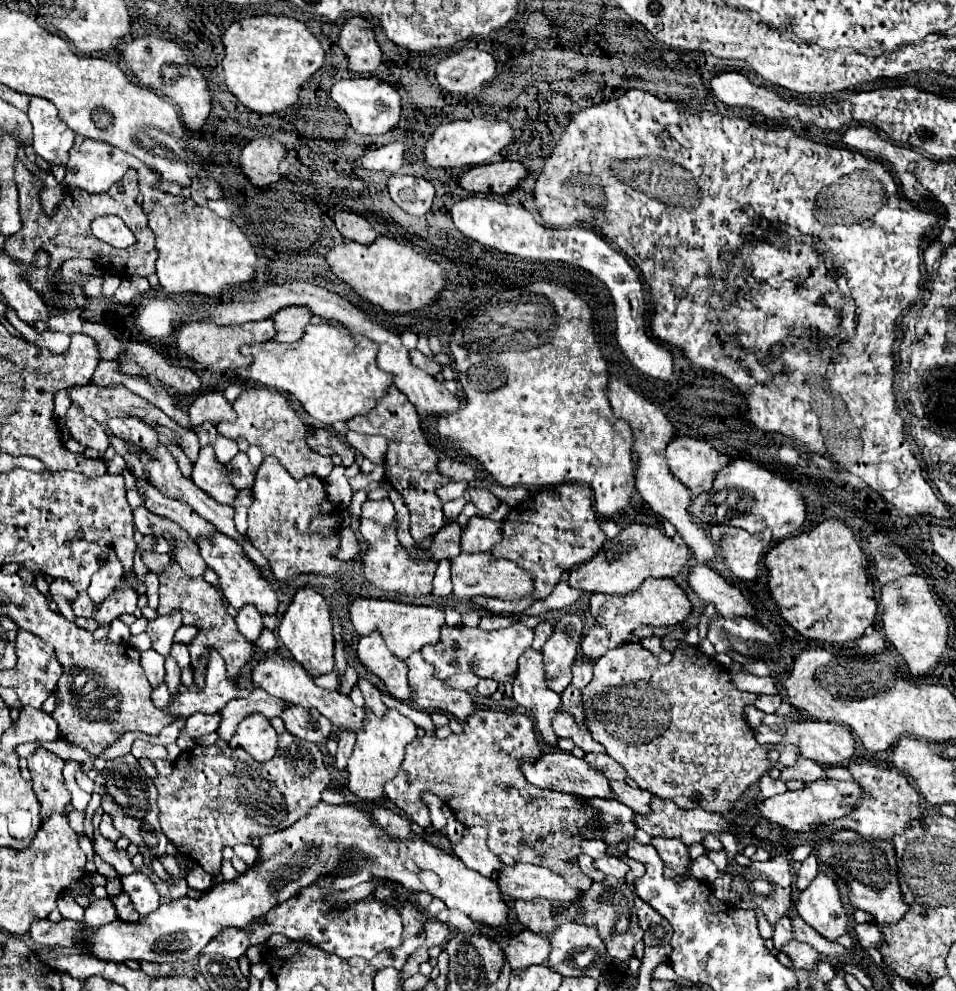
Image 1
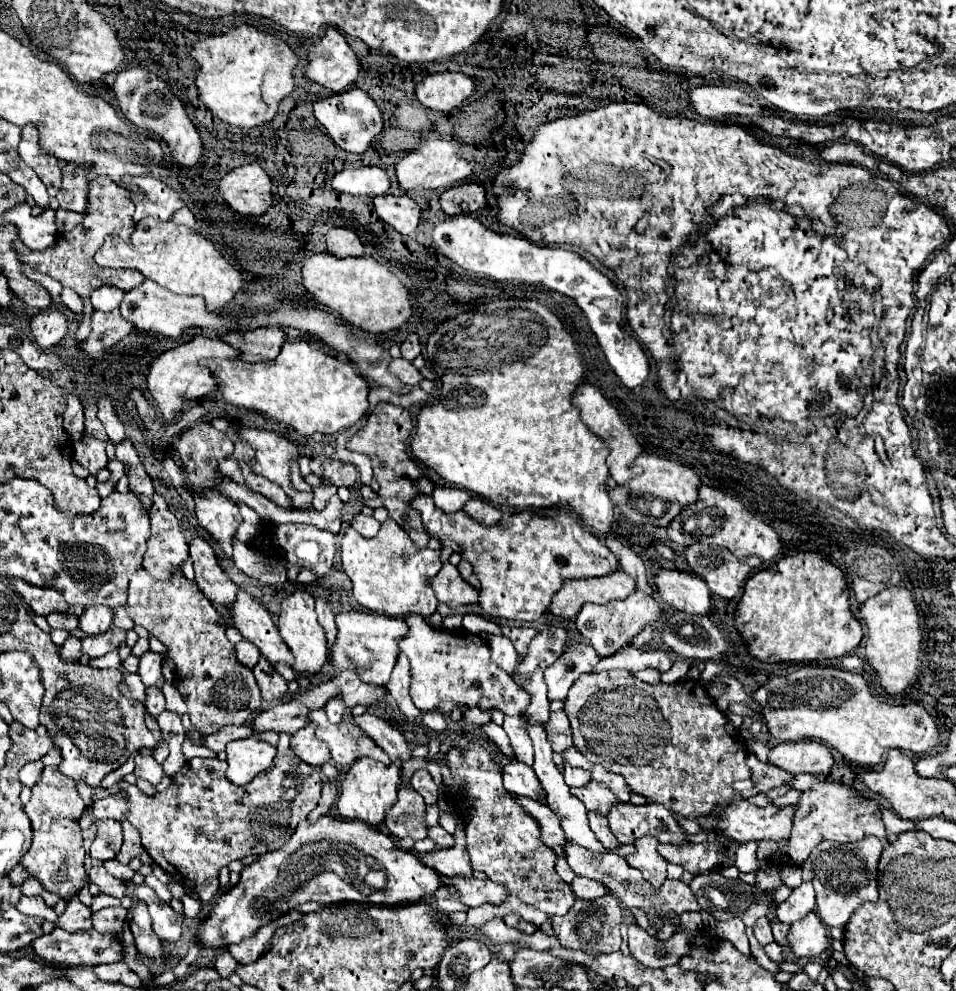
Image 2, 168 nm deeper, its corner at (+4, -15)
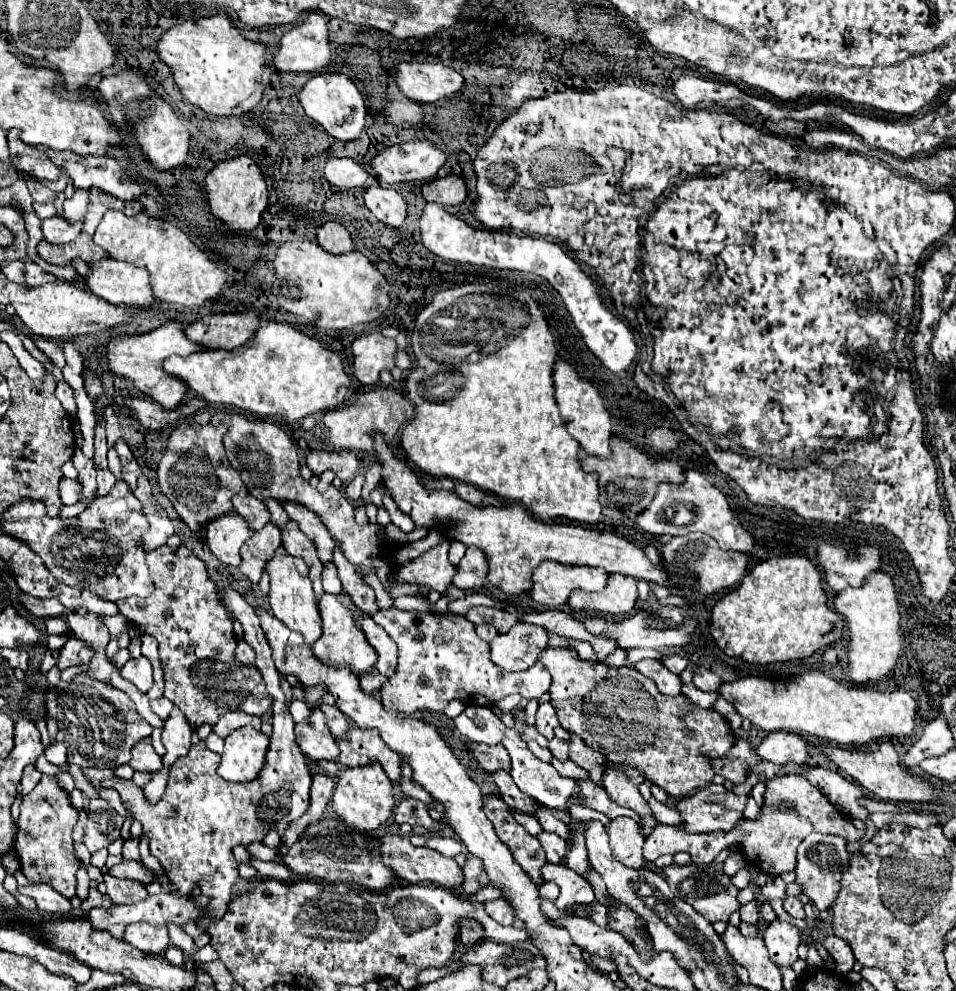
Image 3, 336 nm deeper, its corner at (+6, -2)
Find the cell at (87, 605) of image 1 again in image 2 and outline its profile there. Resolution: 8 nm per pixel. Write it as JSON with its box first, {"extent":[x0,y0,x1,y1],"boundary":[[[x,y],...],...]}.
{"extent":[46,612,78,632],"boundary":[[[52,612],[46,616],[50,628],[60,628],[66,632],[74,632],[78,628],[78,616],[72,614],[62,614],[62,612]]]}

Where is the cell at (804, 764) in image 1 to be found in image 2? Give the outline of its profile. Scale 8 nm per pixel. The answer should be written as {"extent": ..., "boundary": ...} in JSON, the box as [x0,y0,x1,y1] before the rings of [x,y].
{"extent":[748,754,792,792],"boundary":[[[748,754],[748,766],[752,770],[752,782],[754,782],[754,788],[758,792],[768,792],[776,786],[782,786],[786,782],[792,780],[792,776],[788,776],[786,772],[780,772],[778,768],[772,768],[770,764],[764,764],[760,762],[754,754]]]}

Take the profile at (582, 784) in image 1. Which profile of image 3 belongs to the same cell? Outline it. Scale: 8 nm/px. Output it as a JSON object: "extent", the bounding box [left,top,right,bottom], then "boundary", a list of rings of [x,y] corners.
{"extent":[468,743,510,771],"boundary":[[[468,743],[468,749],[472,751],[476,763],[486,771],[510,771],[510,755],[502,745],[482,745],[482,743]]]}

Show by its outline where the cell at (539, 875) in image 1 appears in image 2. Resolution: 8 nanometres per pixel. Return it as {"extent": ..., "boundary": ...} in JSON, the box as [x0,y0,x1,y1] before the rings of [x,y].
{"extent":[434,876,508,906],"boundary":[[[442,876],[442,886],[434,892],[436,900],[448,900],[450,886],[458,892],[458,900],[466,906],[482,906],[486,902],[500,904],[508,896],[508,890],[492,880],[478,880],[474,876]]]}

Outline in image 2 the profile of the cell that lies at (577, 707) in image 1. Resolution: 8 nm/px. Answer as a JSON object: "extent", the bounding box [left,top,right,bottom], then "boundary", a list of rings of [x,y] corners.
{"extent":[544,710,572,754],"boundary":[[[564,710],[552,712],[544,728],[546,728],[546,736],[548,736],[548,742],[552,744],[554,752],[562,754],[564,750],[568,750],[572,746],[572,732],[570,732],[568,718],[564,716]]]}

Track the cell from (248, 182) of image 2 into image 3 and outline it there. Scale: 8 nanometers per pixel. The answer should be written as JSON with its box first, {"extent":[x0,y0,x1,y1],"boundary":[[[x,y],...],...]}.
{"extent":[206,157,268,233],"boundary":[[[232,157],[216,165],[208,175],[206,175],[206,191],[208,191],[208,203],[212,213],[228,223],[228,227],[236,233],[250,233],[256,229],[260,223],[262,211],[268,205],[268,187],[266,187],[266,177],[262,175],[258,163],[252,157]]]}

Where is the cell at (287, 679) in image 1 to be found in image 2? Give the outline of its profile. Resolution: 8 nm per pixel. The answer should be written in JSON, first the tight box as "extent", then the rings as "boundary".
{"extent":[310,710,390,766],"boundary":[[[324,710],[312,712],[310,720],[318,724],[318,738],[328,744],[336,766],[352,766],[364,756],[380,760],[384,764],[390,762],[388,754],[354,722],[342,720],[340,724],[330,724]]]}

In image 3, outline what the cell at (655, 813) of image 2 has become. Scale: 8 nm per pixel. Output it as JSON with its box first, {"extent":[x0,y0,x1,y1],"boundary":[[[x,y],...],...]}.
{"extent":[578,779,638,821],"boundary":[[[584,779],[578,781],[580,785],[580,793],[584,797],[584,805],[590,809],[596,809],[600,813],[604,813],[610,819],[618,819],[618,817],[632,817],[634,821],[638,821],[638,815],[634,815],[634,811],[630,811],[628,807],[618,807],[618,803],[614,803],[608,795],[604,787],[598,787],[592,779]]]}

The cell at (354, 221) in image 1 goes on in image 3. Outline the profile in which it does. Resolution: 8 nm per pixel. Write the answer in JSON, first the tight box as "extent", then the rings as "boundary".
{"extent":[316,221,354,253],"boundary":[[[328,221],[318,229],[316,241],[322,249],[330,251],[330,253],[350,253],[354,251],[354,241],[348,233],[348,229],[340,223]]]}

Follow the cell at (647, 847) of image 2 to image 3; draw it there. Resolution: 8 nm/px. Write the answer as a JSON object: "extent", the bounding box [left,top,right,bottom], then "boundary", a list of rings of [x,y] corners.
{"extent":[606,817,648,869],"boundary":[[[618,817],[606,825],[606,833],[610,837],[612,855],[626,867],[642,869],[648,861],[642,855],[642,831],[638,831],[638,823],[630,817]]]}

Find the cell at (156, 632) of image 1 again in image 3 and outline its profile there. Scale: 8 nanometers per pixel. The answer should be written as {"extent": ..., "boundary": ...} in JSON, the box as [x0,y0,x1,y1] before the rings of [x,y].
{"extent":[122,655,152,693],"boundary":[[[142,655],[138,659],[130,659],[122,669],[122,677],[132,681],[142,693],[152,687],[152,663]]]}

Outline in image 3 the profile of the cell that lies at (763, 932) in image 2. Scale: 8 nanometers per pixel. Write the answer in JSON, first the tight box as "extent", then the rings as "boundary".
{"extent":[740,899,760,925],"boundary":[[[752,899],[752,901],[746,903],[746,905],[742,905],[742,909],[740,909],[742,921],[748,923],[748,925],[758,925],[758,921],[760,921],[760,911],[758,911],[758,907],[760,907],[760,903],[758,903],[756,899]]]}

